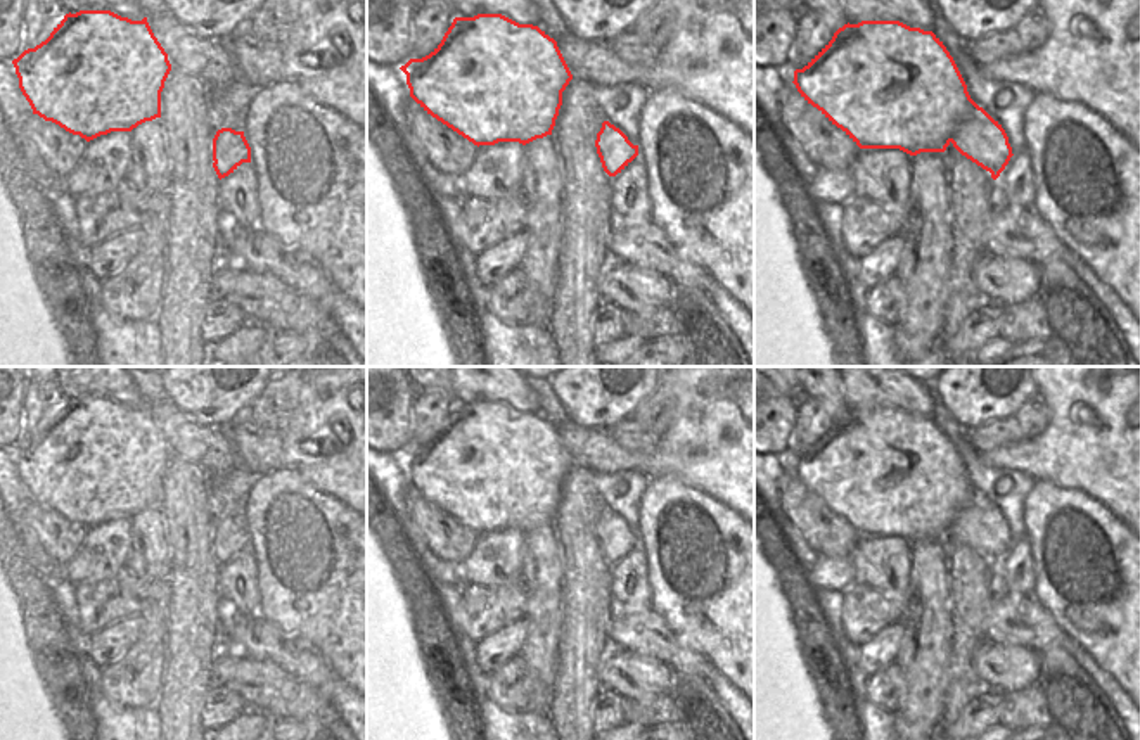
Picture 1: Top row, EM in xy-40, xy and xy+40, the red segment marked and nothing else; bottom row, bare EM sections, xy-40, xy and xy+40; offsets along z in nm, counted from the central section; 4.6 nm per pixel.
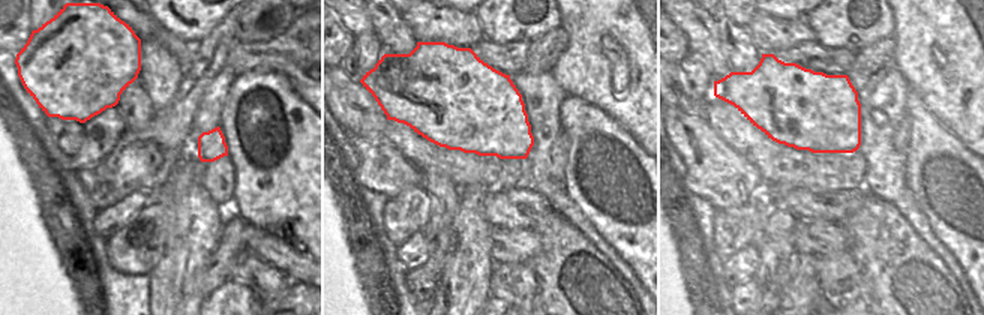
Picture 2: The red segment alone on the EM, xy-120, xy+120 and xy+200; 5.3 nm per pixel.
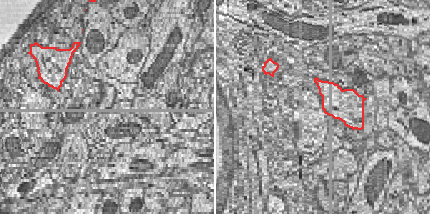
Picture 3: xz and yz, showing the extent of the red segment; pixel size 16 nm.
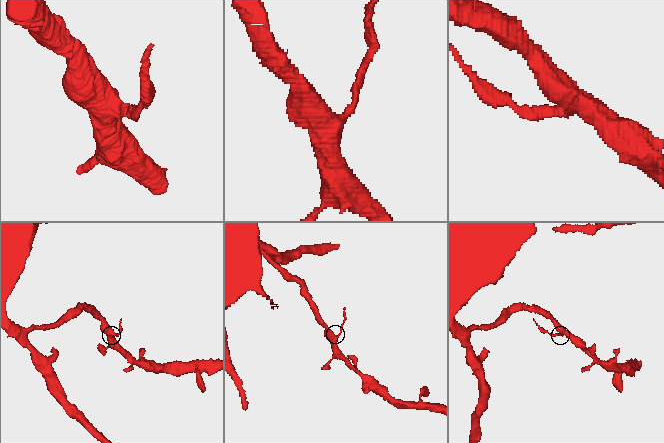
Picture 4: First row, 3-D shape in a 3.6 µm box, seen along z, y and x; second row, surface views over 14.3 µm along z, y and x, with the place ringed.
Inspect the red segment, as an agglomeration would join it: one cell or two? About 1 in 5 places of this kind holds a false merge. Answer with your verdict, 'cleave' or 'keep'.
cleave

